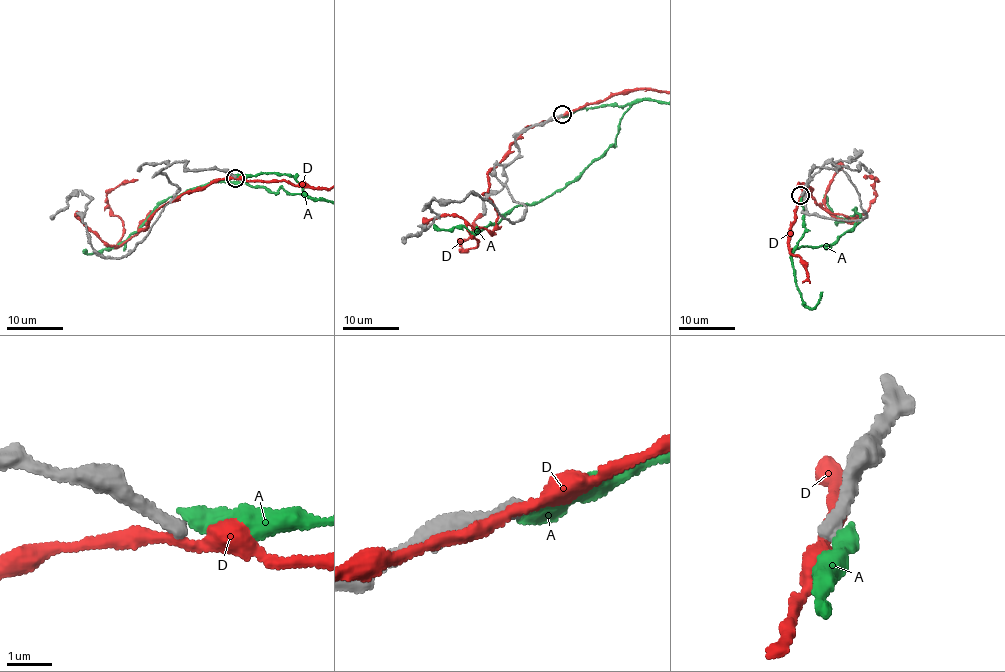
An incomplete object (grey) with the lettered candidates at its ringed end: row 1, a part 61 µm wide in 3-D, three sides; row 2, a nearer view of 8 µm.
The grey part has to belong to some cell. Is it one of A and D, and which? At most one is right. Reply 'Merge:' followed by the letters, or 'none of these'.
Merge: none of these

